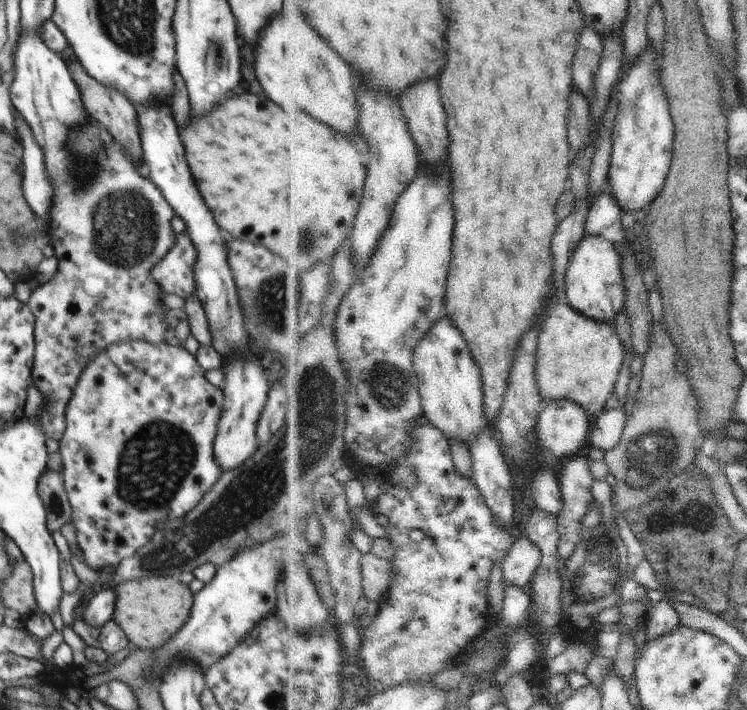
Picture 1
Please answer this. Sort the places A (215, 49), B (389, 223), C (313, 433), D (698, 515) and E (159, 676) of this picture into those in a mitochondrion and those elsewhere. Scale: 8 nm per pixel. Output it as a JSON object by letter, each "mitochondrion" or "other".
{"A":"mitochondrion","B":"other","C":"mitochondrion","D":"mitochondrion","E":"other"}

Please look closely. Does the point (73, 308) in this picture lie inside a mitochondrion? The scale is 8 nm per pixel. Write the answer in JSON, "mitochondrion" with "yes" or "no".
{"mitochondrion":"no"}

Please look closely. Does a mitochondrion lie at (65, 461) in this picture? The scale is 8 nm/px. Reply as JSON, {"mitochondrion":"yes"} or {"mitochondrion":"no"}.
{"mitochondrion":"no"}

